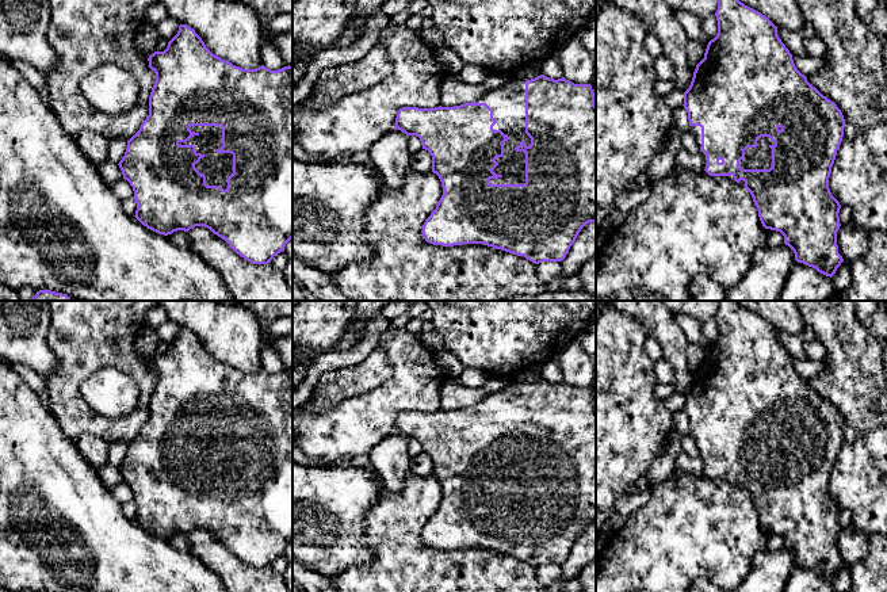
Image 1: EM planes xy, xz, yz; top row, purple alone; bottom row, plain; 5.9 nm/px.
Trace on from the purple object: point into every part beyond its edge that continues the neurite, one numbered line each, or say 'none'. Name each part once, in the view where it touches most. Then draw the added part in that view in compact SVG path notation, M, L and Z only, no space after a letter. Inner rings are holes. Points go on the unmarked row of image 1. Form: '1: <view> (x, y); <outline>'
1: xz (508, 405); M508 382L502 389L490 393L475 406L486 406L493 413L497 427L494 434L501 434L508 443L504 446L504 459L497 461L498 469L493 473L498 478L490 482L490 488L524 488L525 486L525 457L515 451L521 444L527 450L531 442L525 438L525 383Z

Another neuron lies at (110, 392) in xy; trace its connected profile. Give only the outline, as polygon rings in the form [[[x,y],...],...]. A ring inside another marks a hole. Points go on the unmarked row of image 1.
[[[104,366],[81,383],[80,393],[103,417],[122,417],[135,408],[139,387],[131,375]]]

